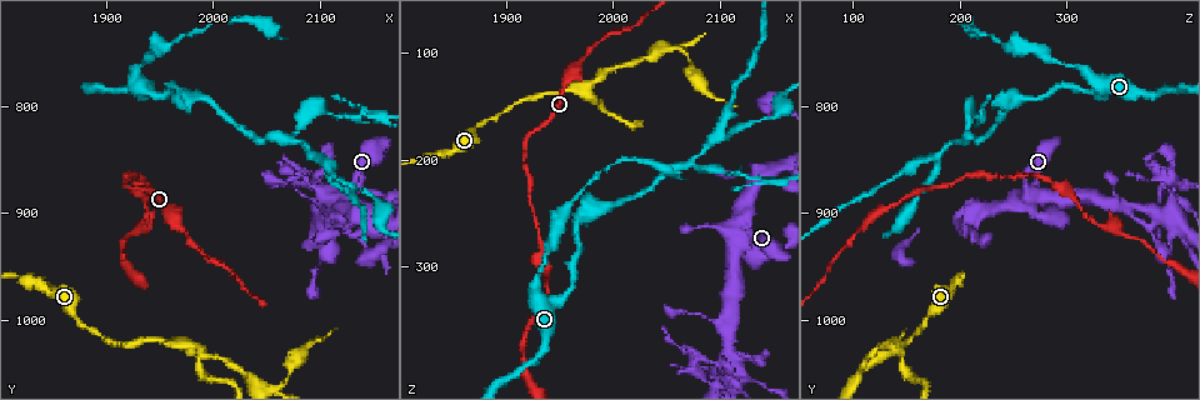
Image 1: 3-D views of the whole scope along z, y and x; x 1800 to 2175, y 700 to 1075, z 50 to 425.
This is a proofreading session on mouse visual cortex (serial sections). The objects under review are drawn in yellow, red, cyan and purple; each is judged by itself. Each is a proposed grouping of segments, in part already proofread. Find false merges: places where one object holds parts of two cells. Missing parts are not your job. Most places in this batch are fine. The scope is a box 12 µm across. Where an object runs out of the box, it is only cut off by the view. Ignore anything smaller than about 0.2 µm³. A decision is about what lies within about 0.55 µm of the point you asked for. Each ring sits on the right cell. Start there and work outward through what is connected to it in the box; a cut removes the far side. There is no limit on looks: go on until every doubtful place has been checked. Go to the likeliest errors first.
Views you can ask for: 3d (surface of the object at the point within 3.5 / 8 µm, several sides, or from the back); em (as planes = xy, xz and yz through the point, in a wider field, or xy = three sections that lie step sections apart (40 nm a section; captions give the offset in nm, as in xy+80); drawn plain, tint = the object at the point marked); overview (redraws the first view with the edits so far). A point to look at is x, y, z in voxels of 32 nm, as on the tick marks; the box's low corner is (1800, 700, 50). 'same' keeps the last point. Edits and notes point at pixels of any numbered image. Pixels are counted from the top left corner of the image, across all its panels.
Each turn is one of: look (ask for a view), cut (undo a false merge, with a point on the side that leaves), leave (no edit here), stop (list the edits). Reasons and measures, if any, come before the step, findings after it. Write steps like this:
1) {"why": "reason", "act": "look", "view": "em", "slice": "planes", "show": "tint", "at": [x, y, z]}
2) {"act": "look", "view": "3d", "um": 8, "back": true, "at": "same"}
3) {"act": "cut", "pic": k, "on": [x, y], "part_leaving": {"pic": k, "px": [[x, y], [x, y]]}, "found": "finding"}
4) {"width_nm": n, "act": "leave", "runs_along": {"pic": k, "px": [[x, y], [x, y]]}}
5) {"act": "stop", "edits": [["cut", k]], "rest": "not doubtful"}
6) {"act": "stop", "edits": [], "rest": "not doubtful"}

{"why": "arms part here", "act": "look", "view": "3d", "um": 8, "at": [1968, 1022, 130]}

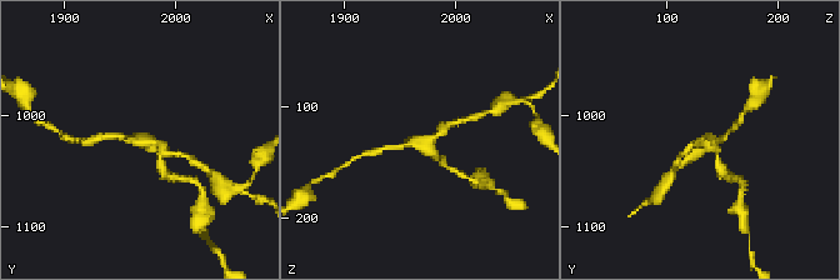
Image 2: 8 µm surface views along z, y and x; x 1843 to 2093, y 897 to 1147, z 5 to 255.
{"act": "look", "view": "3d", "um": 3.5, "at": [1970, 1020, 130]}

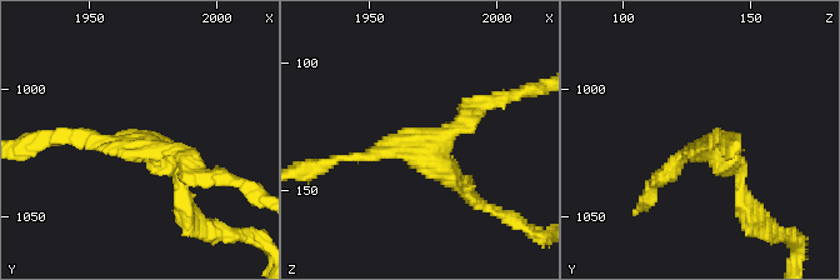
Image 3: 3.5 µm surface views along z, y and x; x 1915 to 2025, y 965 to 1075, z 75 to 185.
{"arms": 3, "arm_widths_nm": [150, 150, 200], "why": "now the EM", "act": "look", "view": "em", "slice": "planes", "show": "tint", "at": [1969, 1021, 132]}

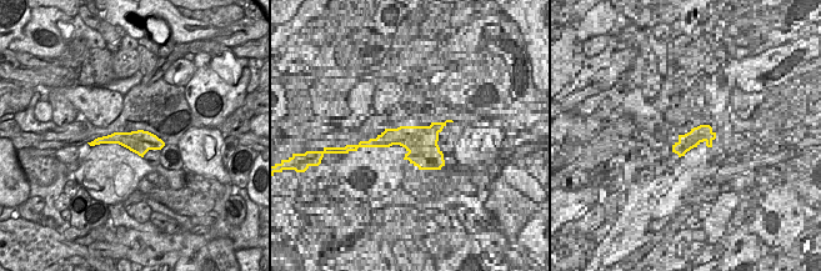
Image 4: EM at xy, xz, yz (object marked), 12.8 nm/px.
{"act": "leave", "runs_along": {"pic": 4, "px": [[100, 140], [126, 139], [160, 144]]}, "found": "one cell here"}

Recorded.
{"why": "thin arm on a thick one", "act": "look", "view": "3d", "um": 3.5, "at": [2122, 882, 276]}

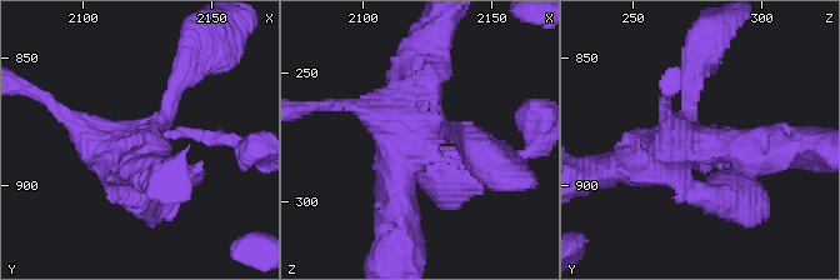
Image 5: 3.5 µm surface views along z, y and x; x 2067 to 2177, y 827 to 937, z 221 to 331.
{"why": "shape alone is not enough", "act": "look", "view": "em", "slice": "planes", "show": "tint", "at": [2123, 882, 277]}

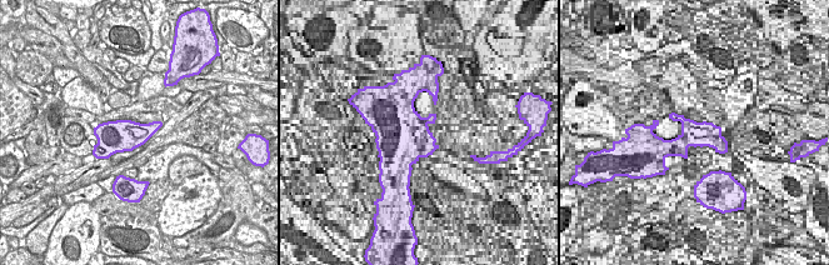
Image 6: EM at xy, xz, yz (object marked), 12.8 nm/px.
{"act": "leave", "runs_along": {"pic": 5, "px": [[693, 75], [701, 140], [775, 151]]}, "found": "continuous, no second cell"}

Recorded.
{"why": "thin neck", "act": "look", "view": "3d", "um": 3.5, "at": [2092, 864, 388]}

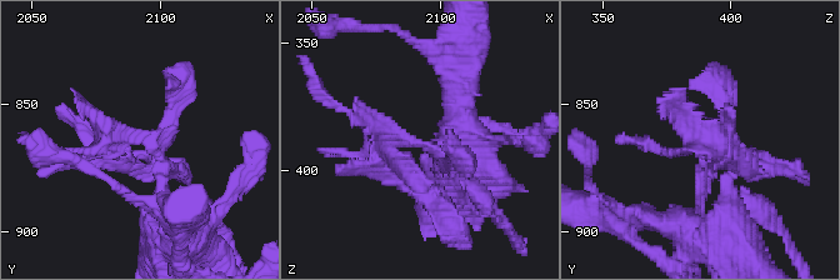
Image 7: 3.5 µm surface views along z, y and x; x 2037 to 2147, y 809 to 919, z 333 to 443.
{"why": "now the EM", "act": "look", "view": "em", "slice": "xy", "step": 5, "show": "tint", "at": [2091, 864, 389]}

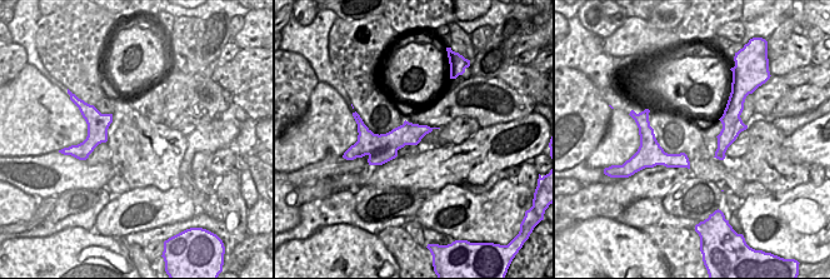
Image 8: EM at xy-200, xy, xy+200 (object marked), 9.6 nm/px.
{"why": "another direction", "act": "look", "view": "em", "slice": "xy", "step": 3, "show": "tint", "at": "same"}

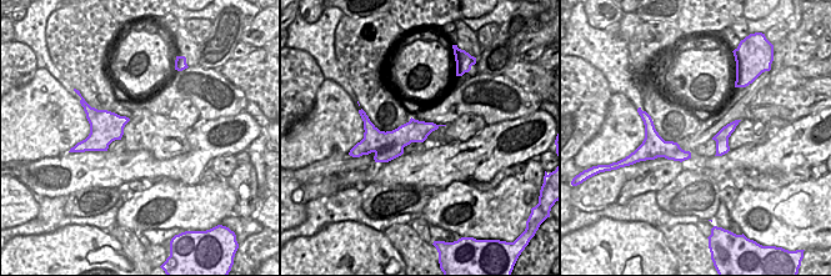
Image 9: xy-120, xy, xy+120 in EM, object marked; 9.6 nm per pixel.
{"act": "cut", "pic": 7, "on": [373, 156], "part_leaving": {"pic": 7, "px": [[408, 143], [388, 136], [384, 163], [438, 200]]}, "found": "a second cell is stuck on"}

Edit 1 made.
{"act": "look", "view": "overview"}

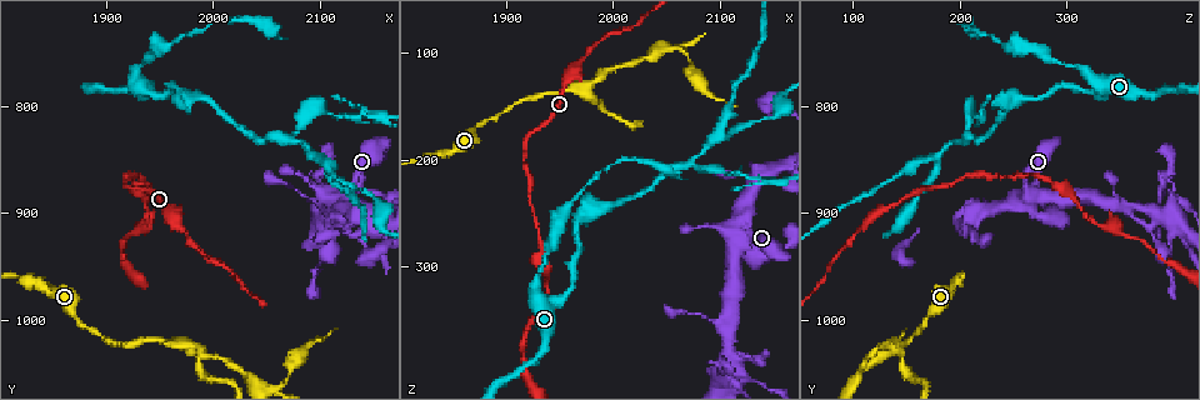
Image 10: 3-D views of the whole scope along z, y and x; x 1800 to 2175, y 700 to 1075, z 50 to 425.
{"why": "a fork", "act": "look", "view": "em", "slice": "xy", "step": 3, "show": "tint", "at": [2072, 832, 204]}

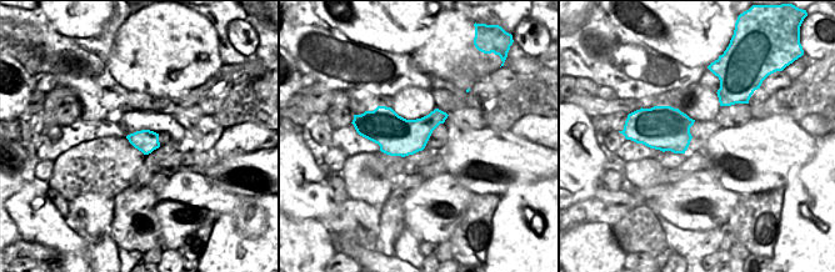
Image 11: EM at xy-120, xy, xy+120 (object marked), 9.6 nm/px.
{"why": "wider look", "act": "look", "view": "3d", "um": 3.5, "at": "same"}

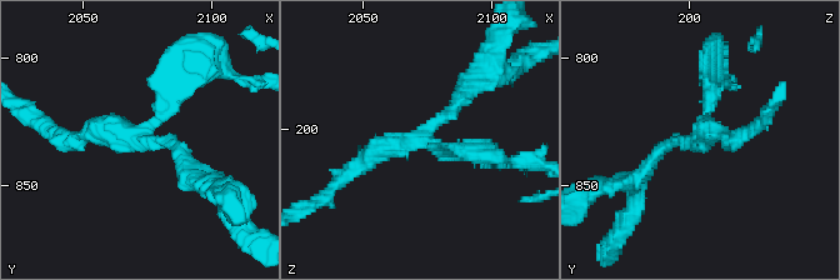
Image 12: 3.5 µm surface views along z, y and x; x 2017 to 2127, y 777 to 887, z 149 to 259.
{"act": "leave", "runs_along": {"pic": 12, "px": [[348, 173], [420, 138], [470, 86]]}, "found": "all the same cell"}

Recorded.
{"act": "look", "view": "3d", "um": 8, "at": [2098, 848, 178]}

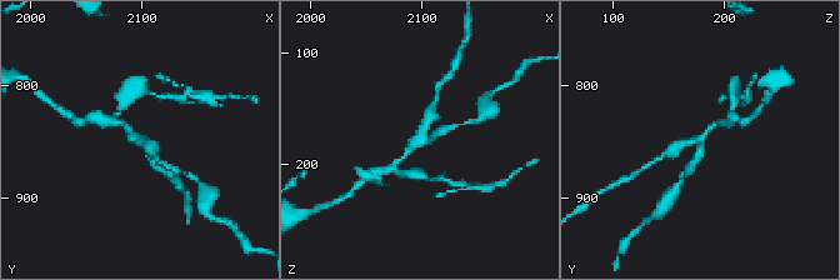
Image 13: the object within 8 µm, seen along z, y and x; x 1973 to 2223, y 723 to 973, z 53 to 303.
{"arms": 3, "arm_widths_nm": [150, 250, 300], "why": "shape alone is not enough", "act": "look", "view": "em", "slice": "planes", "show": "tint", "at": [2102, 848, 176]}

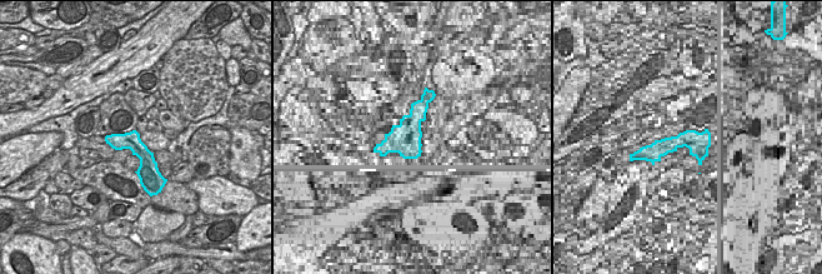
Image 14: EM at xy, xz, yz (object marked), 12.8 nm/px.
{"width_nm": 240, "act": "leave", "runs_along": {"pic": 14, "px": [[109, 138], [145, 157], [145, 178]]}, "found": "all the same cell"}

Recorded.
{"act": "stop", "edits": [["cut", 7]], "rest": "not doubtful"}

